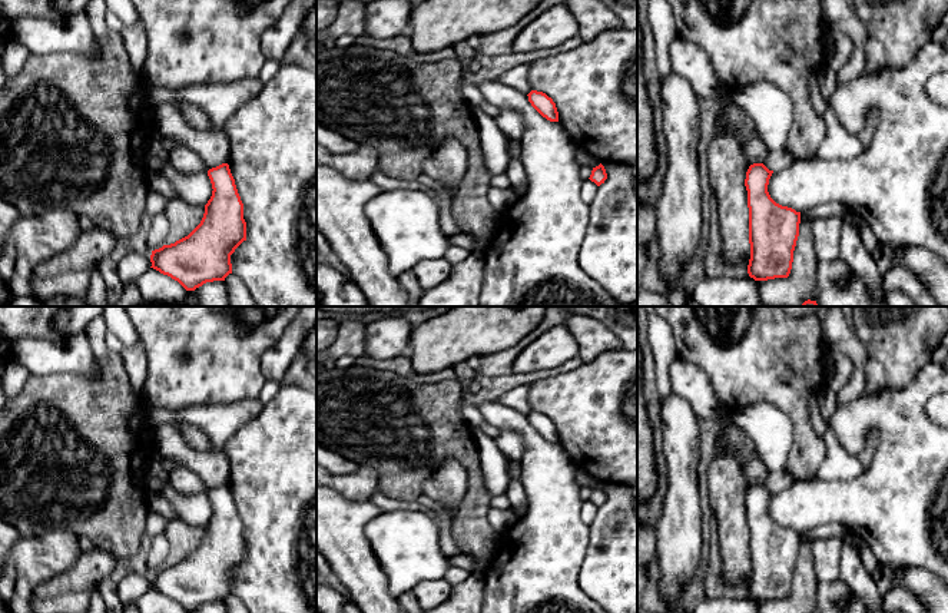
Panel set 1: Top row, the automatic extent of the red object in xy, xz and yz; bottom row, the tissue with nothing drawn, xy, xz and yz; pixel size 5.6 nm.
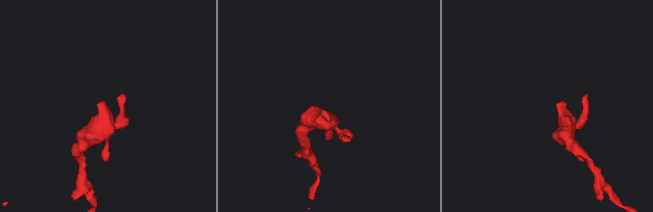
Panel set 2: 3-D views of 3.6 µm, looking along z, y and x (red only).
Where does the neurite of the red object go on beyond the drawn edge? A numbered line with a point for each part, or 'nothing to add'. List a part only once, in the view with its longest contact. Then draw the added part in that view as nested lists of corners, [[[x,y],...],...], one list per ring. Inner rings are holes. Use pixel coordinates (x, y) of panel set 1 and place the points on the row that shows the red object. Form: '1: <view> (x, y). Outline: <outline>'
nothing to add

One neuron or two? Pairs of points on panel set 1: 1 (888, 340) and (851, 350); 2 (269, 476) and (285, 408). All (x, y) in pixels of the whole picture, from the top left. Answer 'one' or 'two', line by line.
1: two
2: one

